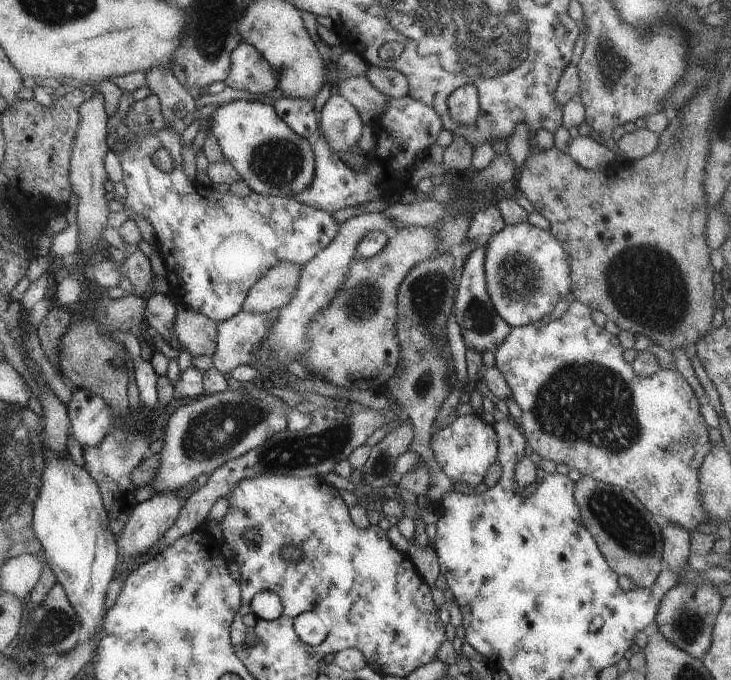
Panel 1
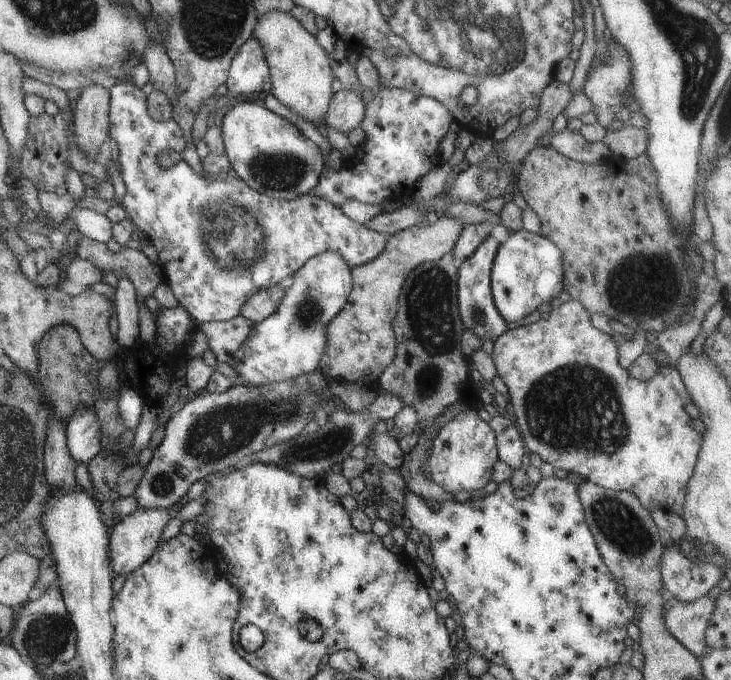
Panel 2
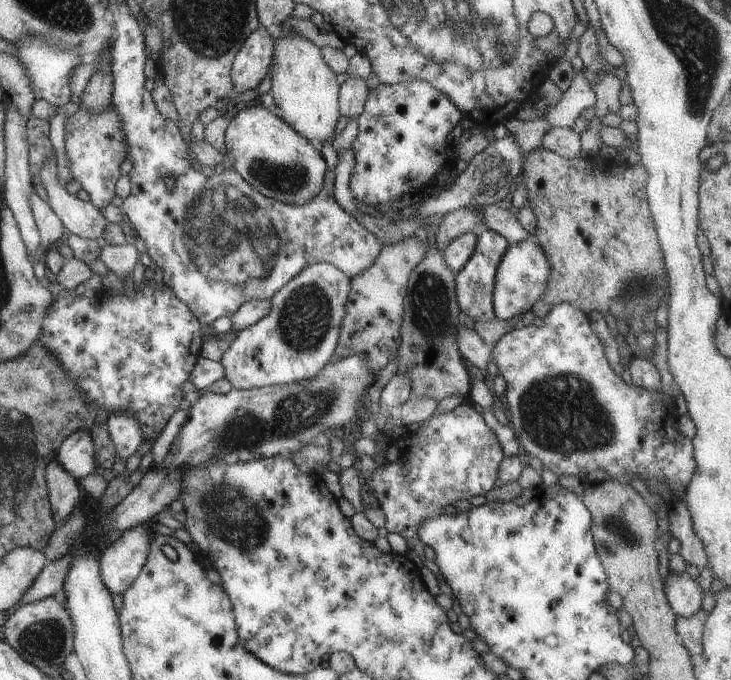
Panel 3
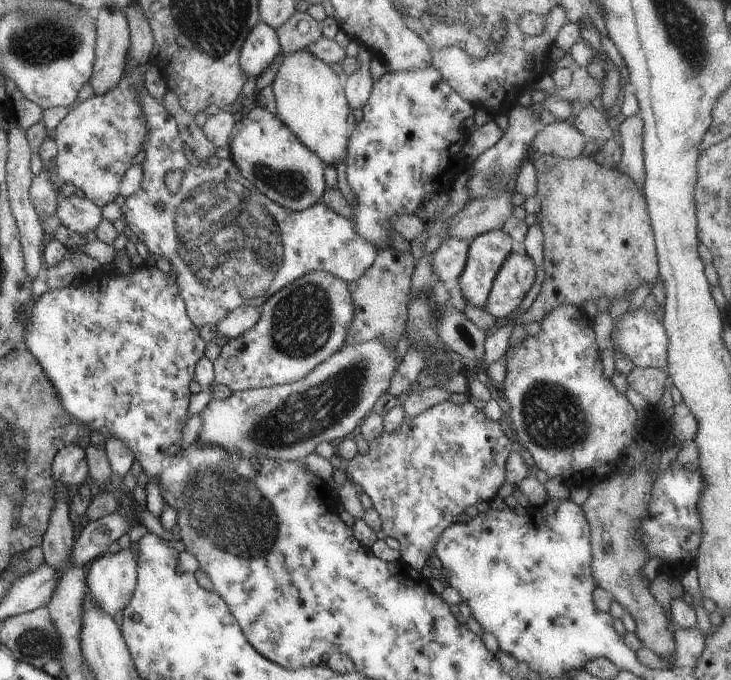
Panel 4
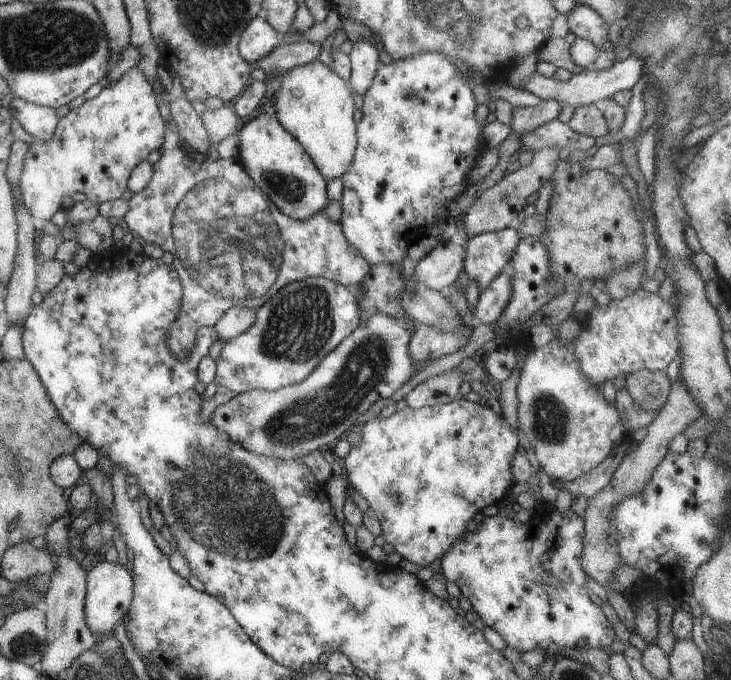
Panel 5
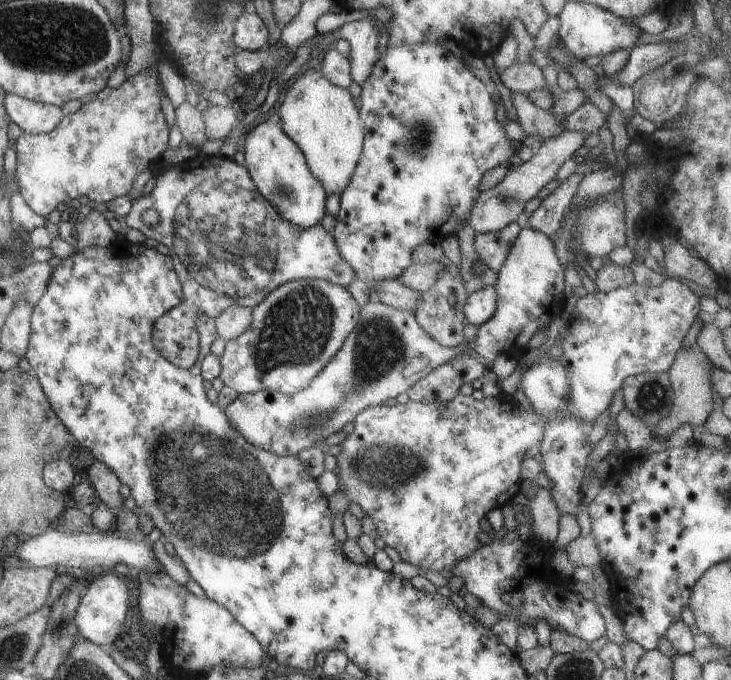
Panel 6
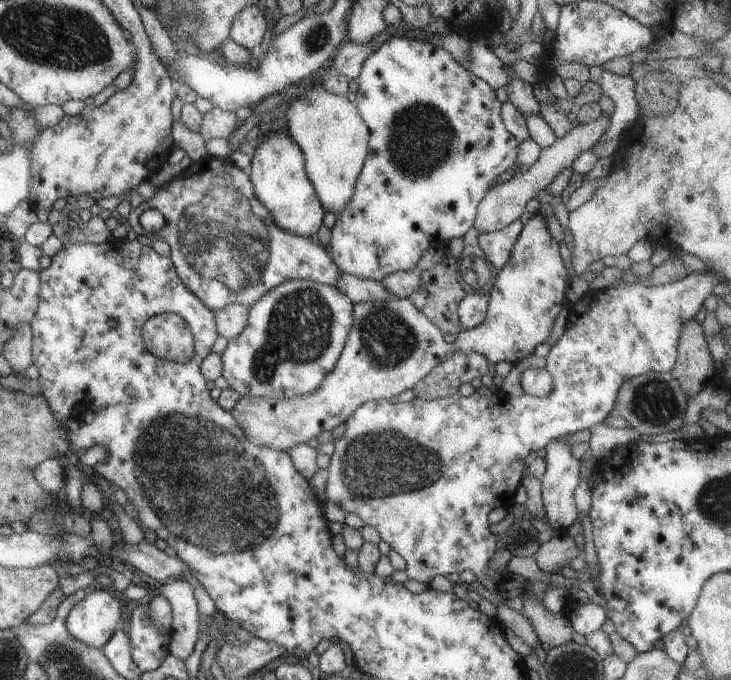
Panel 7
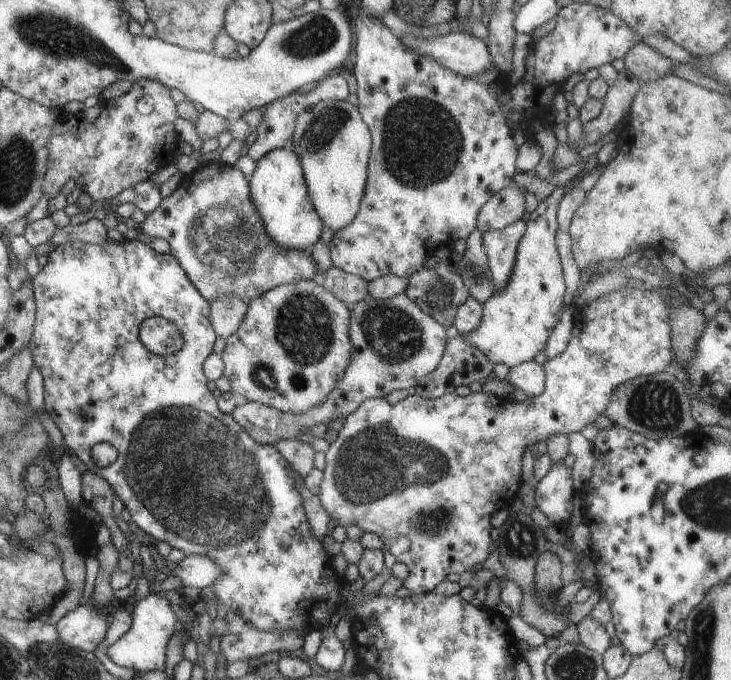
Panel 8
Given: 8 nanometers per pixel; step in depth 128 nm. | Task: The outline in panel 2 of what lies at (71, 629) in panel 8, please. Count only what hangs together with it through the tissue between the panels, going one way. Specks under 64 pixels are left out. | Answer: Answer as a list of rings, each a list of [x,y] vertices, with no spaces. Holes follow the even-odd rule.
[[[138,508],[133,514],[125,516],[118,524],[110,524],[108,526],[109,565],[114,571],[114,576],[116,574],[127,576],[129,572],[138,568],[145,560],[151,557],[161,540],[163,527],[170,521],[173,513],[173,510],[163,510],[163,508],[151,510]]]

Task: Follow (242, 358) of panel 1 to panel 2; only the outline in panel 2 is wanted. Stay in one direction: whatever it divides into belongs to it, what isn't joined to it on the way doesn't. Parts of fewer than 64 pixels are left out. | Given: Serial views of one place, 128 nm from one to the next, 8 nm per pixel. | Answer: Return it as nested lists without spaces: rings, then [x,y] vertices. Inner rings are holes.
[[[241,314],[224,322],[207,322],[198,326],[201,334],[205,336],[208,348],[215,354],[219,364],[231,362],[231,356],[247,338],[252,328],[251,322],[245,320]]]

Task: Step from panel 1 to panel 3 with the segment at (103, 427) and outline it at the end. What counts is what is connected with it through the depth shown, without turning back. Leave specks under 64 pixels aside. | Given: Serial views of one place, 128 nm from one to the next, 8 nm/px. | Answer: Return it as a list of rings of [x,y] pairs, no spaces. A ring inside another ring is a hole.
[[[77,429],[61,441],[55,460],[78,482],[96,467],[93,453],[90,432]]]

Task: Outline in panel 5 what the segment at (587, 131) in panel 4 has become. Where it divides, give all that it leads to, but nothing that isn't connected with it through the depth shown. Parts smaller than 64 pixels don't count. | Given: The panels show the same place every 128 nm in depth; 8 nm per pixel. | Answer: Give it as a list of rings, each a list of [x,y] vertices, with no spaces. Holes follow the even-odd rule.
[[[598,103],[575,107],[573,116],[566,125],[577,134],[593,136],[593,138],[607,137],[610,134],[602,111],[602,107]]]

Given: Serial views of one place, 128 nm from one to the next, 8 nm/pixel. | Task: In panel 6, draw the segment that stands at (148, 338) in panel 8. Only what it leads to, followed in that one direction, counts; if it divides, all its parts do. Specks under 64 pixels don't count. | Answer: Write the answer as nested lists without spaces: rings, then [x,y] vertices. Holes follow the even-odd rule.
[[[199,152],[198,155],[192,159],[188,159],[182,163],[178,163],[174,166],[171,166],[169,170],[165,170],[161,176],[157,176],[157,182],[153,186],[151,192],[147,196],[140,196],[137,199],[131,200],[131,210],[124,217],[125,224],[129,229],[135,229],[146,238],[153,239],[155,242],[166,246],[169,250],[169,258],[173,264],[175,273],[177,274],[178,280],[181,284],[181,289],[183,290],[183,302],[178,304],[176,307],[171,308],[165,314],[161,314],[153,324],[151,324],[151,344],[153,348],[159,352],[159,356],[163,360],[167,360],[171,365],[174,365],[176,368],[187,369],[195,364],[198,354],[198,334],[195,326],[195,318],[197,316],[209,316],[209,318],[215,319],[225,308],[228,308],[232,305],[240,305],[244,308],[253,309],[271,290],[277,288],[281,284],[284,284],[288,281],[298,280],[298,279],[319,279],[325,282],[329,282],[333,285],[338,285],[339,287],[347,288],[350,283],[355,279],[355,274],[353,274],[351,268],[345,264],[345,260],[339,256],[335,244],[332,243],[331,233],[327,230],[323,230],[321,226],[317,223],[315,226],[309,228],[297,228],[289,222],[285,222],[276,210],[267,203],[262,197],[261,194],[255,189],[247,170],[243,166],[238,166],[233,159],[225,158],[220,154],[213,156],[206,156],[203,153]],[[151,208],[157,212],[159,220],[157,224],[153,226],[145,226],[143,222],[139,219],[139,213],[142,211]]]

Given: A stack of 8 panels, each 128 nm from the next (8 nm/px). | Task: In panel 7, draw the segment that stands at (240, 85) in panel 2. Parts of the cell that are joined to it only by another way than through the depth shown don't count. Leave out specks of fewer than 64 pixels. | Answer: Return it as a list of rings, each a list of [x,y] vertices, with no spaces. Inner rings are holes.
[[[251,4],[235,14],[228,31],[228,39],[242,48],[257,52],[266,28],[263,13],[255,4]]]

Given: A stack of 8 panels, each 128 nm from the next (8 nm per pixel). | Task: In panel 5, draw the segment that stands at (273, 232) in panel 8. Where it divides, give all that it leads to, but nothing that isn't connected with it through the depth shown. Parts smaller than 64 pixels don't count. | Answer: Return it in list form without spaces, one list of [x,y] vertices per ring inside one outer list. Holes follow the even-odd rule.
[[[259,114],[247,124],[240,125],[237,129],[238,155],[237,160],[242,165],[245,173],[255,182],[256,187],[263,192],[263,195],[279,209],[279,212],[291,220],[305,220],[309,216],[313,216],[315,212],[322,212],[327,204],[326,196],[326,180],[317,172],[313,162],[309,160],[309,156],[297,143],[289,132],[285,132],[279,125],[277,118],[271,114]]]

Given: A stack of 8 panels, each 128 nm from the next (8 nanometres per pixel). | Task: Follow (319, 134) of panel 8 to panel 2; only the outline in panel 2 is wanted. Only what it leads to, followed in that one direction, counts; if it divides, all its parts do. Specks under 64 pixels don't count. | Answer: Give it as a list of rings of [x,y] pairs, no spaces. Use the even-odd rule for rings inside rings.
[[[265,12],[257,19],[252,38],[261,44],[265,52],[271,94],[274,98],[279,100],[279,104],[289,108],[289,112],[298,114],[317,128],[322,128],[325,125],[329,100],[332,100],[333,96],[331,82],[334,76],[327,55],[316,38],[308,34],[293,16],[285,12]]]

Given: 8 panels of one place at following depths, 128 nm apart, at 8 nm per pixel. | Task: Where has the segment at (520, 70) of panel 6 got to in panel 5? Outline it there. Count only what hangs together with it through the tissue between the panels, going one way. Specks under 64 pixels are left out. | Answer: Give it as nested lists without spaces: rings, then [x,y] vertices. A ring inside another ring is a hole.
[[[630,54],[625,60],[616,61],[611,68],[607,70],[594,71],[592,67],[581,70],[565,82],[553,80],[553,78],[544,78],[533,72],[529,79],[519,86],[521,90],[526,90],[534,94],[539,99],[552,99],[559,103],[565,103],[573,108],[590,103],[602,104],[608,97],[612,97],[615,92],[621,90],[631,90],[637,83],[638,79],[643,76],[643,62],[639,56]]]

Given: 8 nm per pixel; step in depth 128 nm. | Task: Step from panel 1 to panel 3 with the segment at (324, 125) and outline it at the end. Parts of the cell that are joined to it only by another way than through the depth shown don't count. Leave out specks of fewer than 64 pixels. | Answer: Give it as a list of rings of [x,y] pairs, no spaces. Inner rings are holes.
[[[359,77],[350,78],[340,84],[338,90],[338,111],[341,117],[349,120],[357,118],[369,94],[365,80]]]

